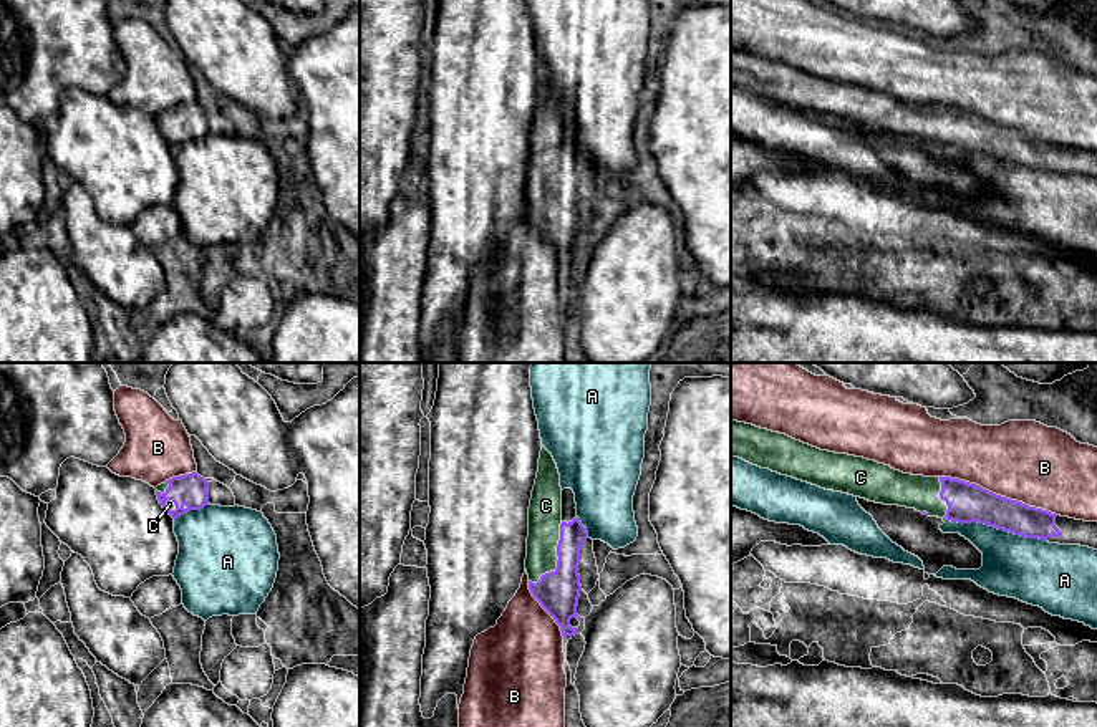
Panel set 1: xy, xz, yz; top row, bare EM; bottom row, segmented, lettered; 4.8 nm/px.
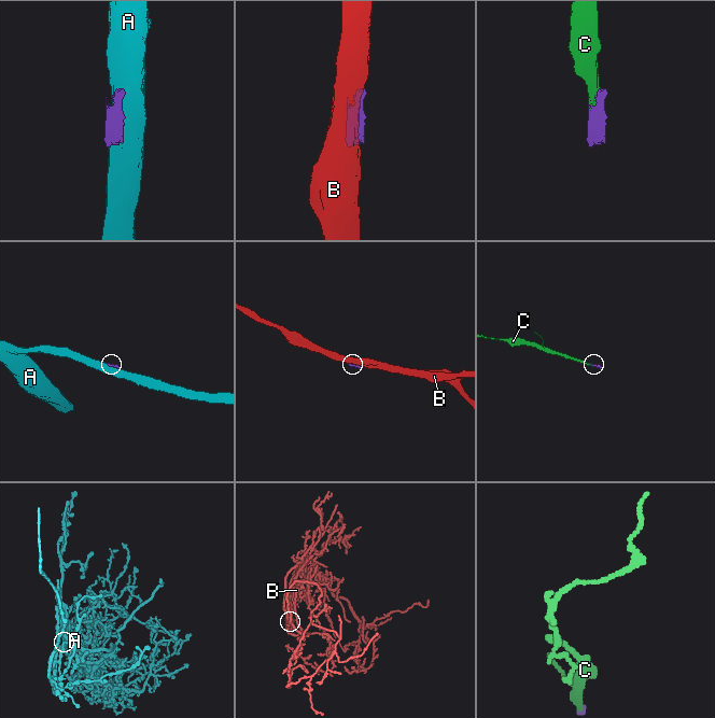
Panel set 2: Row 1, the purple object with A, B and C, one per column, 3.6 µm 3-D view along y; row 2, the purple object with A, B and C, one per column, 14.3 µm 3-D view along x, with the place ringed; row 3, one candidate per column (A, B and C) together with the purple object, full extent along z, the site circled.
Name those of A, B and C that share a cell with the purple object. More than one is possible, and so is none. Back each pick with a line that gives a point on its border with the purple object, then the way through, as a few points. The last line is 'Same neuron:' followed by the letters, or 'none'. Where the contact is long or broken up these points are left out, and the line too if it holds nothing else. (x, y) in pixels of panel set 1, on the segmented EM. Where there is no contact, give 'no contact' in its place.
C: contact xz (559, 558); way xz (557, 592), (559, 558), (546, 530), (546, 509)
Same neuron: C

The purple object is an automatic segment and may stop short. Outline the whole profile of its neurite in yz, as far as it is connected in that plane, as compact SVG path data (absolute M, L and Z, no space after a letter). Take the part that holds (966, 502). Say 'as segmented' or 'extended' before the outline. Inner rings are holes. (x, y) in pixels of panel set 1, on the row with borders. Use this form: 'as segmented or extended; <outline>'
extended; M731 421L731 455L825 490L984 523L1026 538L1097 550L1097 522L1061 517L951 477L903 474L863 457L820 450L785 434Z

